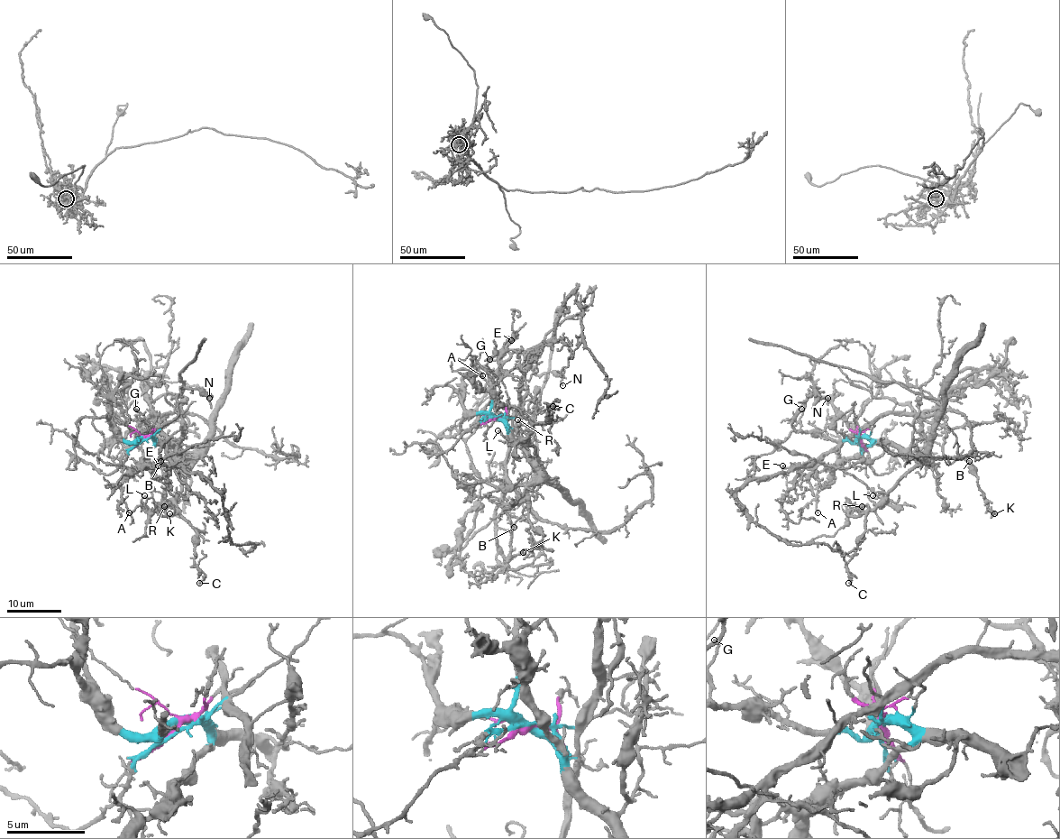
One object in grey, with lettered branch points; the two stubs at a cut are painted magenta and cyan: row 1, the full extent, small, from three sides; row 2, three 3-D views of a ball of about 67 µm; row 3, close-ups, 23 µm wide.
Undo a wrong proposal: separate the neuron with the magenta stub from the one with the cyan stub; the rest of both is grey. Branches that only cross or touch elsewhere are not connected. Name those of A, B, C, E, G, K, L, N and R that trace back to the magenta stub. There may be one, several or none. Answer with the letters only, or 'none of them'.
none of them

